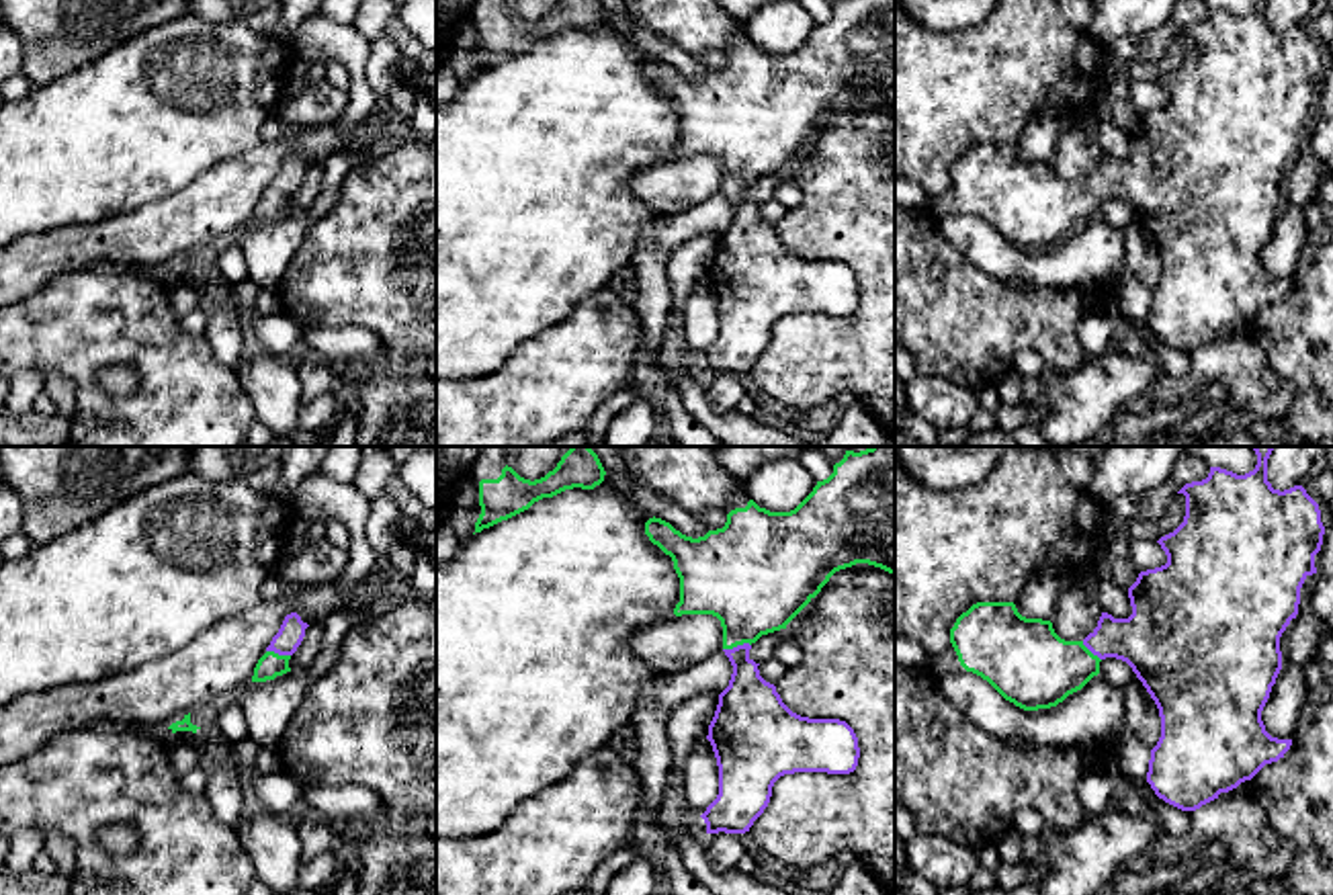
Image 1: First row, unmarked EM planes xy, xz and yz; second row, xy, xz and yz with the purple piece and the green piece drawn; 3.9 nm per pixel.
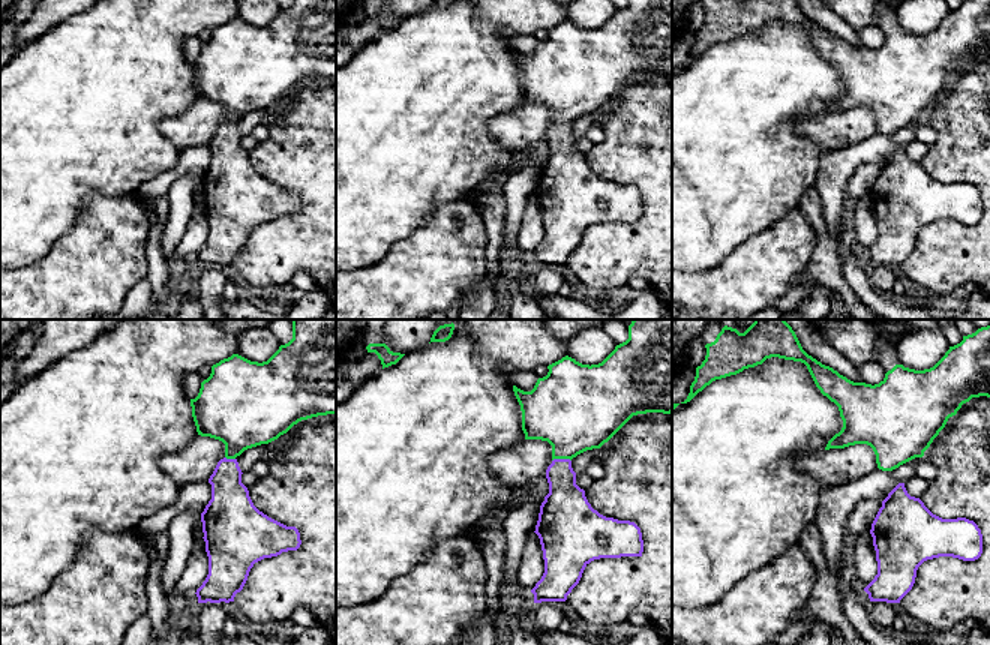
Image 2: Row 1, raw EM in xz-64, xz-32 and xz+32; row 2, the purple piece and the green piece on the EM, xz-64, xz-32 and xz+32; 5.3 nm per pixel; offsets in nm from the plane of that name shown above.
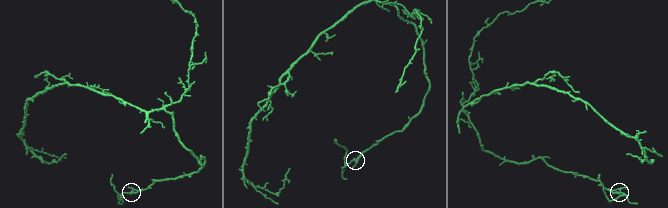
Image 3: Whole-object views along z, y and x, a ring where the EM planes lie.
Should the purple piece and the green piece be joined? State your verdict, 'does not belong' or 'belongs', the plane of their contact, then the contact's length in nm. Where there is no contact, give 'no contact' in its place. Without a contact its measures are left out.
belongs; meets purple in xz; contact 110 nm long

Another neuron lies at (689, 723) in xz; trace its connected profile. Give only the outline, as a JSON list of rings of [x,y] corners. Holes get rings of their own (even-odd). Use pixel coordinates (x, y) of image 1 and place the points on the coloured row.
[[[698,692],[668,719],[668,737],[672,745],[672,786],[682,786],[686,758],[696,741],[706,739],[717,705],[717,692]]]

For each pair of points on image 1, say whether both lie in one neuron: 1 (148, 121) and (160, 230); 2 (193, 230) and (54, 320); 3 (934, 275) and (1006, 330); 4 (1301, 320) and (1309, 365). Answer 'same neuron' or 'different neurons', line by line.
1: different neurons
2: different neurons
3: same neuron
4: same neuron

